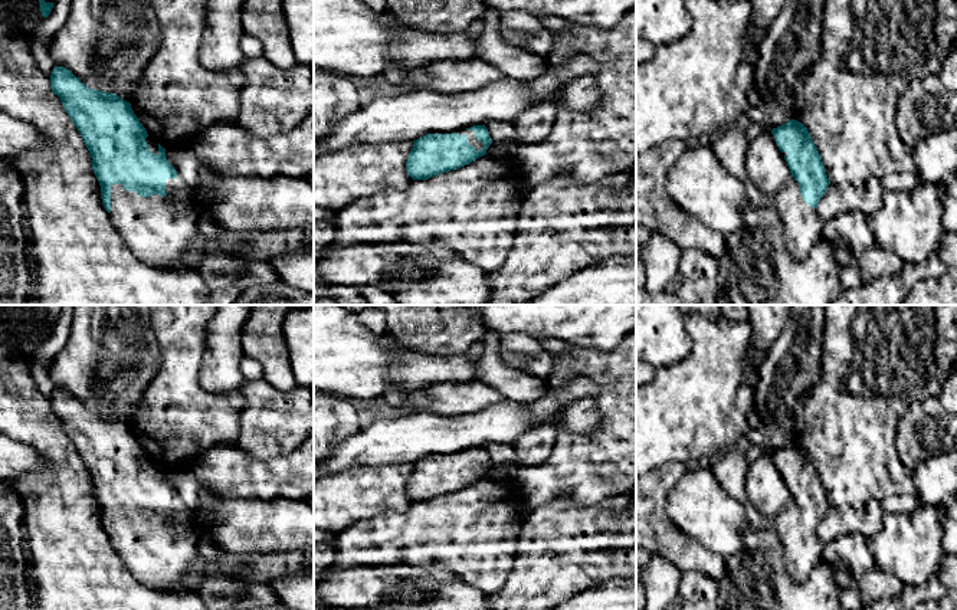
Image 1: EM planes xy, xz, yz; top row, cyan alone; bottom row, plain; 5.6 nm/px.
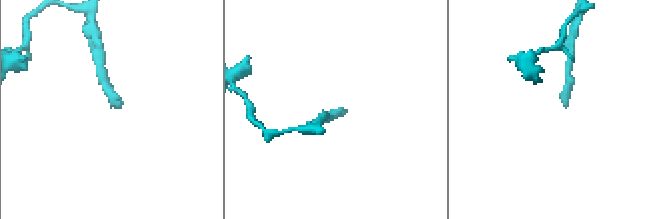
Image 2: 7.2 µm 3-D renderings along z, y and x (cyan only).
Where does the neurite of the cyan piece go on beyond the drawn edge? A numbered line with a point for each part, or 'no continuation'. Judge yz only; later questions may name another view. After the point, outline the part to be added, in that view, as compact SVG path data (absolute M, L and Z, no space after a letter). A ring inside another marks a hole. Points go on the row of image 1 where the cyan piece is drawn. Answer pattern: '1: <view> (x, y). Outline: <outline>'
1: yz (802, 225). Outline: M790 177L773 197L773 203L783 223L790 256L794 260L803 260L822 239L825 222L817 210L803 200L794 177Z

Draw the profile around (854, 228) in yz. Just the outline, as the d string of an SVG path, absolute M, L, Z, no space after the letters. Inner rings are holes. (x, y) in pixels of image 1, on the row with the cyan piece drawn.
M862 211L845 213L826 222L822 237L830 243L840 268L859 265L862 255L875 243L868 216Z

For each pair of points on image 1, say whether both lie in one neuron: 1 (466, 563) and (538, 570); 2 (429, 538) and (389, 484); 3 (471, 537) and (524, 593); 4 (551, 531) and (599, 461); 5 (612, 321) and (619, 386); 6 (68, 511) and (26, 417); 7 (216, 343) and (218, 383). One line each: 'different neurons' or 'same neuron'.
1: different neurons
2: different neurons
3: different neurons
4: different neurons
5: different neurons
6: same neuron
7: same neuron

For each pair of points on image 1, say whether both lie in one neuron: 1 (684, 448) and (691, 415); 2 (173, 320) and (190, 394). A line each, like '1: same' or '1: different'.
1: same
2: same

